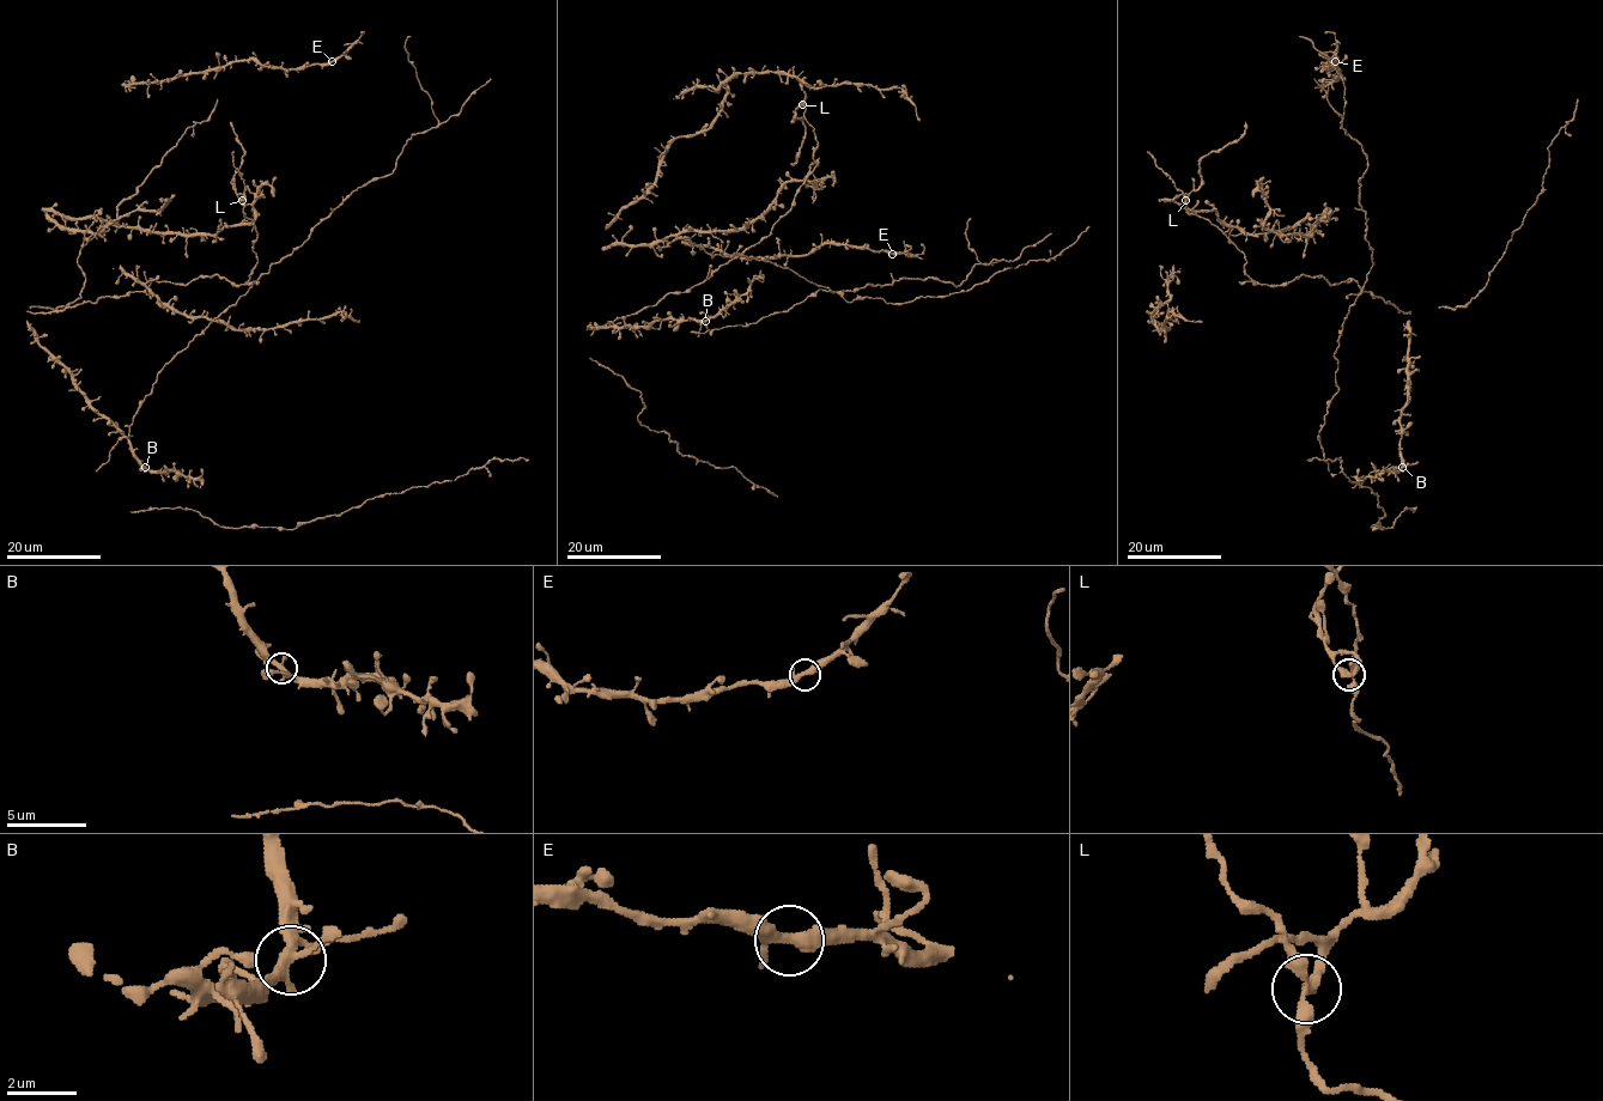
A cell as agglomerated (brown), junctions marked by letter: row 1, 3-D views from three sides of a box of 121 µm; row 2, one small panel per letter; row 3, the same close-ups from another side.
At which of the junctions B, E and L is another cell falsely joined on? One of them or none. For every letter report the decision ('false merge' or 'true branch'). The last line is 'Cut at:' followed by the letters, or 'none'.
B: true branch
E: true branch
L: false merge
Cut at: L

